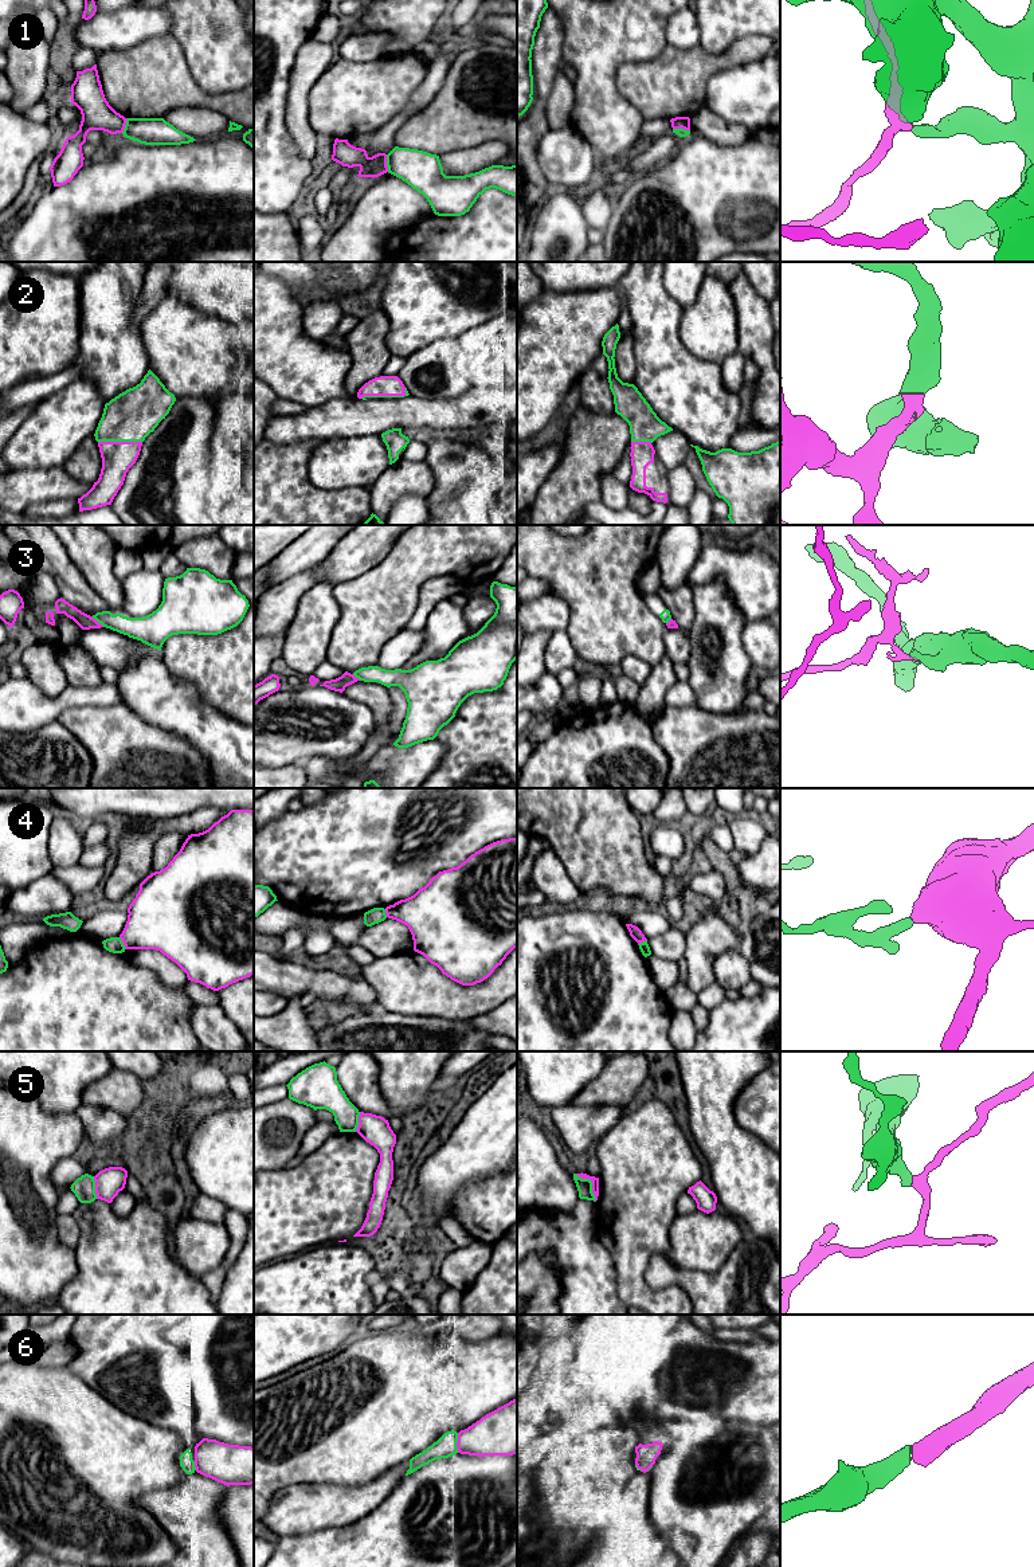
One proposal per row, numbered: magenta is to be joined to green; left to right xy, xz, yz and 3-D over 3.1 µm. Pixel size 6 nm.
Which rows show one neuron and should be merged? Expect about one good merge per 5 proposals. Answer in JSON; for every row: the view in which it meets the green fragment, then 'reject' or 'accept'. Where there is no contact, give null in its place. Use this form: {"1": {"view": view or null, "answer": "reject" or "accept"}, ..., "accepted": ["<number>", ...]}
{"1": {"view": "xz", "answer": "reject"}, "2": {"view": "xy", "answer": "accept"}, "3": {"view": "xy", "answer": "reject"}, "4": {"view": "xy", "answer": "reject"}, "5": {"view": "yz", "answer": "reject"}, "6": {"view": "xz", "answer": "accept"}, "accepted": ["2", "6"]}

